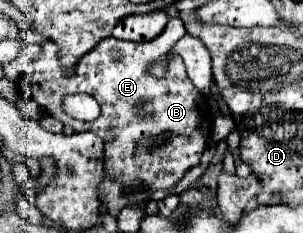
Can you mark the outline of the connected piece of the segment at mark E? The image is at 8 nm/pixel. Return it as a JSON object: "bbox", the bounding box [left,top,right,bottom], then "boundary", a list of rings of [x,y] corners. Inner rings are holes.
{"bbox":[32,17,206,217],"boundary":[[[174,17],[168,21],[166,29],[154,39],[154,41],[146,41],[146,43],[136,43],[136,41],[122,41],[122,39],[114,39],[114,37],[108,37],[104,41],[100,41],[96,45],[96,49],[92,49],[90,53],[86,53],[86,57],[80,59],[76,71],[72,77],[66,77],[62,73],[62,67],[60,67],[60,57],[58,57],[58,47],[52,43],[52,41],[42,41],[40,47],[40,57],[34,59],[34,73],[32,73],[32,97],[34,101],[52,117],[60,119],[62,123],[66,125],[72,125],[76,131],[86,131],[90,129],[92,133],[98,133],[98,137],[102,137],[104,141],[104,167],[108,173],[112,173],[118,181],[104,181],[98,189],[100,193],[100,199],[108,205],[108,213],[112,217],[118,217],[118,213],[124,209],[124,205],[138,205],[138,203],[146,203],[152,199],[148,193],[136,193],[136,195],[130,195],[130,197],[124,197],[122,193],[122,185],[130,185],[132,181],[140,185],[144,185],[144,189],[150,189],[150,191],[156,191],[156,189],[170,189],[174,187],[192,167],[196,167],[200,163],[200,157],[206,149],[206,135],[204,133],[148,133],[148,123],[152,121],[150,117],[154,115],[154,109],[152,109],[152,103],[150,99],[154,99],[152,95],[152,89],[148,89],[150,85],[150,63],[154,59],[164,59],[168,57],[168,69],[184,69],[184,63],[182,59],[172,53],[174,45],[178,43],[178,39],[182,39],[186,35],[186,29],[184,29],[184,23],[180,17]],[[74,93],[86,93],[86,95],[92,95],[98,103],[100,103],[100,117],[94,119],[92,123],[82,123],[82,121],[76,121],[72,119],[70,115],[66,115],[62,111],[62,97],[64,95],[74,95]]]}

